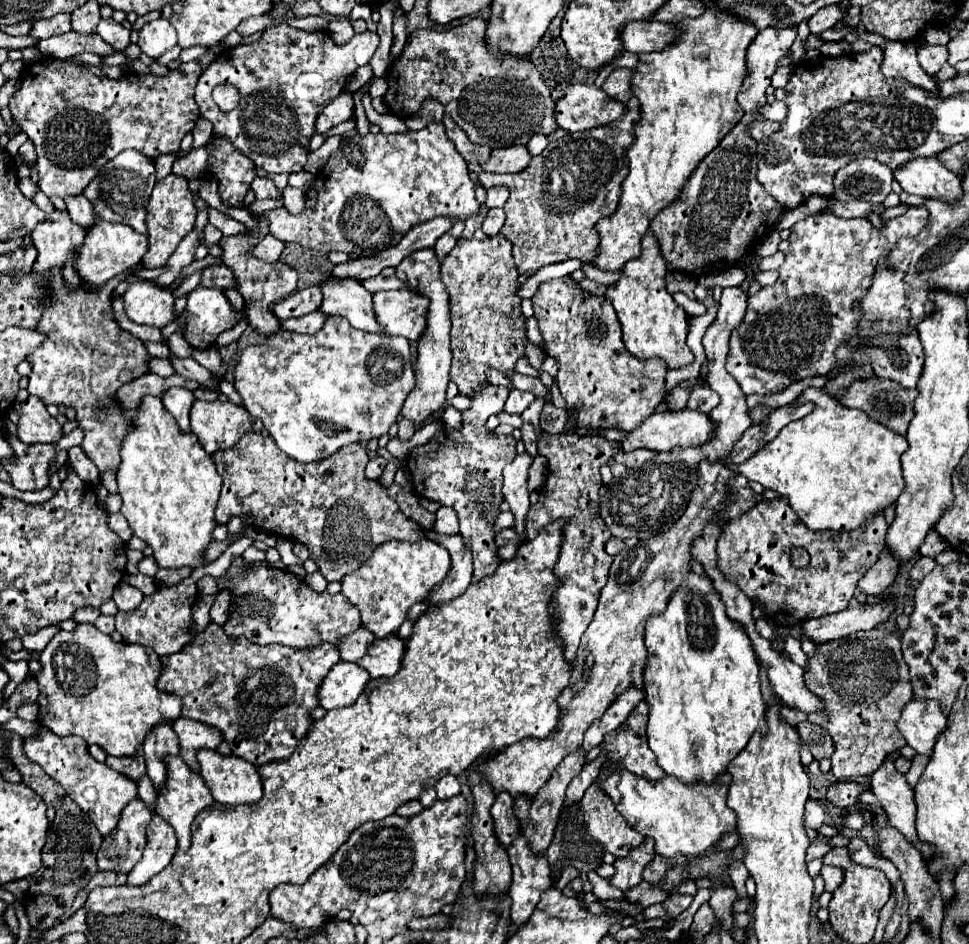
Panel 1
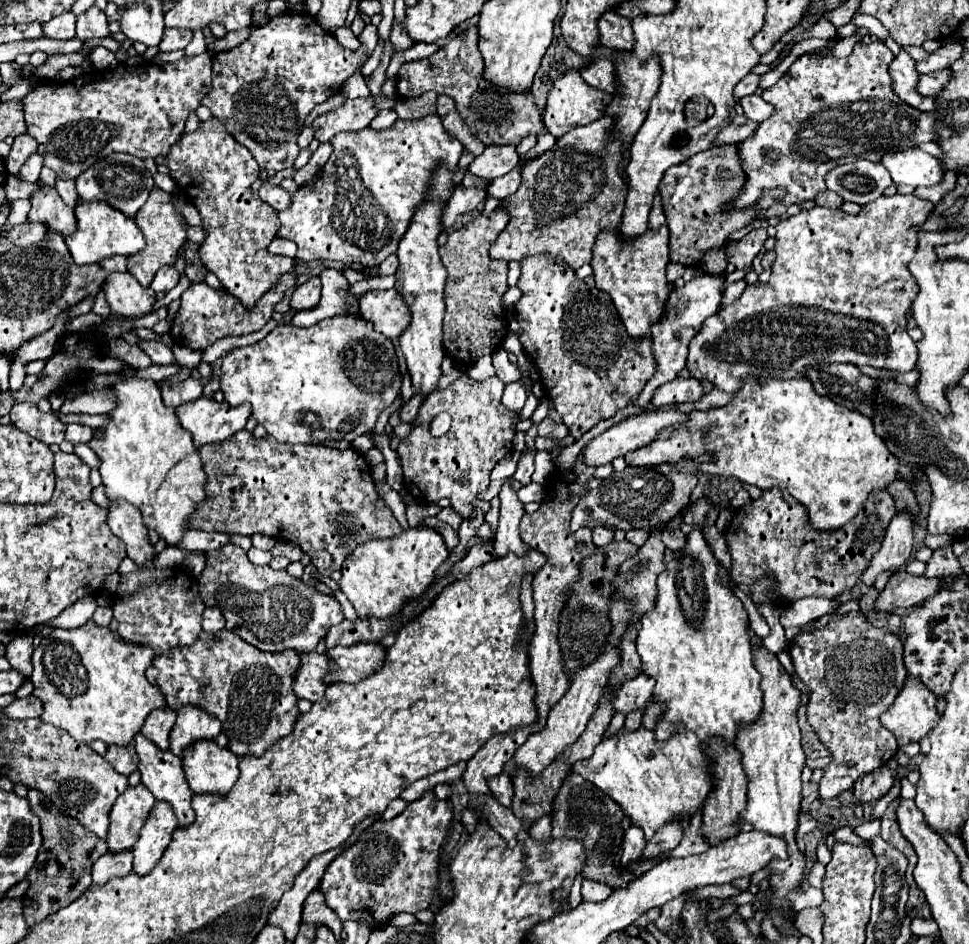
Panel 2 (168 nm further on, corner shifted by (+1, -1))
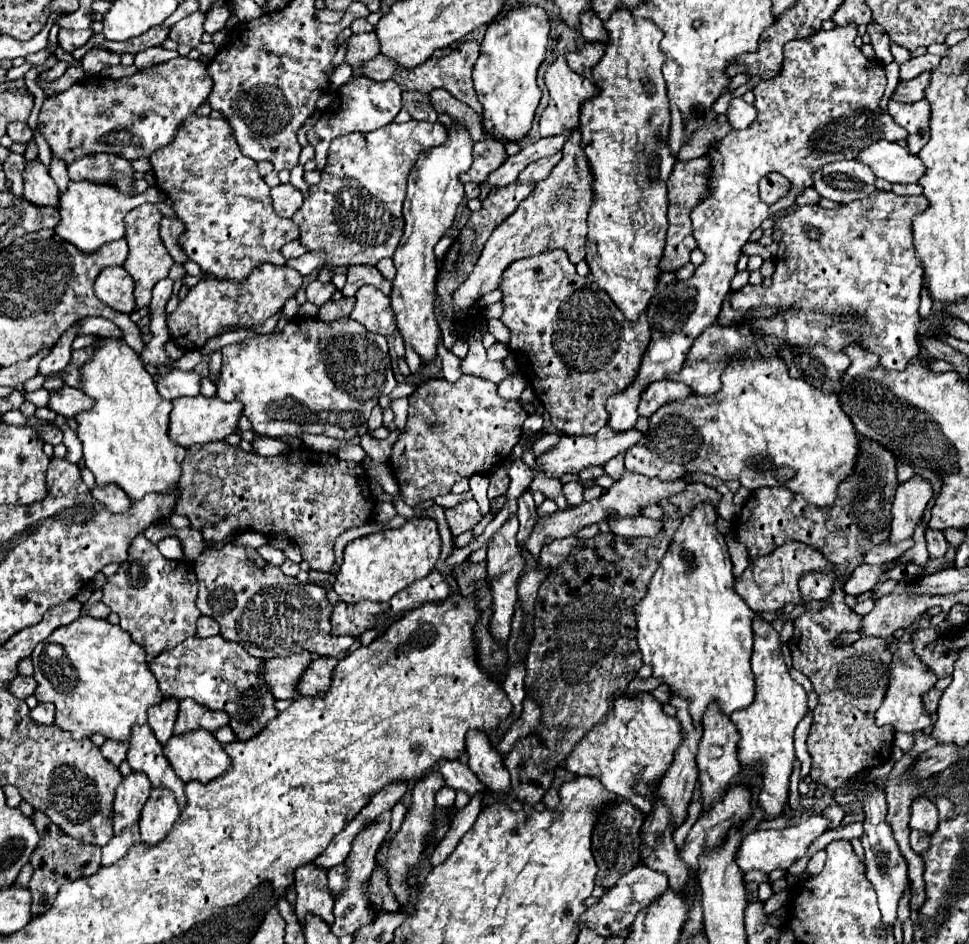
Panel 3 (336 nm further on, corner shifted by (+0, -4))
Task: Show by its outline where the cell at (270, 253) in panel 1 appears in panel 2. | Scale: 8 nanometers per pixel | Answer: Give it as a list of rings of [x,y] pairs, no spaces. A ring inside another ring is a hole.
[[[276,237],[272,243],[270,243],[270,253],[274,255],[286,255],[286,257],[296,257],[296,243],[294,241],[288,241],[288,239],[282,239],[282,237]]]

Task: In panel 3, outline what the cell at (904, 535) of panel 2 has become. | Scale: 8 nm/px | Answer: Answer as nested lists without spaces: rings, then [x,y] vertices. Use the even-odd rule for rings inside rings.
[[[911,478],[905,484],[899,484],[895,500],[893,500],[893,522],[889,542],[897,544],[913,538],[915,526],[921,522],[927,502],[931,500],[933,490],[931,484],[923,478]]]

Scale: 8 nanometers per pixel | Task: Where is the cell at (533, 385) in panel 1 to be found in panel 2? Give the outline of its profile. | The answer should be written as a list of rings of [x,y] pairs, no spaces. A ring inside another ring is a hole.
[[[498,349],[498,351],[492,355],[492,365],[494,365],[494,369],[496,369],[496,377],[498,377],[502,383],[520,381],[520,367],[508,361],[508,355],[506,355],[504,349]]]

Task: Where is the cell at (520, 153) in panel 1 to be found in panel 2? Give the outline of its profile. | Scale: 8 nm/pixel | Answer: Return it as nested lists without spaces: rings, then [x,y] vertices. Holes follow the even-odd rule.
[[[490,145],[484,149],[482,155],[478,155],[472,165],[468,167],[468,171],[476,177],[484,177],[484,179],[496,179],[506,175],[510,169],[514,169],[514,165],[518,163],[520,155],[516,153],[516,147],[510,145]]]

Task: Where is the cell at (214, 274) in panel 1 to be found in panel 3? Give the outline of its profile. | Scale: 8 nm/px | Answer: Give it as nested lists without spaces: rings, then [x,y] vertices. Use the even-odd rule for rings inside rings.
[[[167,216],[163,218],[163,222],[161,222],[161,240],[163,240],[165,248],[169,250],[169,254],[173,256],[175,264],[179,264],[179,266],[183,266],[189,260],[187,254],[183,252],[183,248],[179,246],[179,238],[183,234],[185,234],[185,226],[179,218],[167,218]]]

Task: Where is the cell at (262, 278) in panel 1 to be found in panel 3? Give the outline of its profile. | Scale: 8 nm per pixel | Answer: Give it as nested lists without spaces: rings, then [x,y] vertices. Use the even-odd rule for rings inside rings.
[[[189,116],[179,126],[175,140],[151,154],[149,160],[153,164],[157,186],[175,202],[175,212],[185,224],[187,232],[181,238],[181,248],[189,260],[201,266],[203,272],[219,280],[243,282],[263,262],[273,262],[275,266],[283,266],[287,262],[279,250],[283,244],[297,240],[299,230],[291,220],[275,214],[269,198],[269,186],[259,176],[257,164],[239,152],[239,144],[235,144],[231,126],[225,118],[215,120],[209,116]]]

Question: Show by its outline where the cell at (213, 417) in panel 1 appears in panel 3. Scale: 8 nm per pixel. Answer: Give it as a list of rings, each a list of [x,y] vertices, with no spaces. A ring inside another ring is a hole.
[[[199,394],[195,398],[177,398],[177,400],[173,400],[169,436],[171,436],[173,442],[183,444],[185,448],[189,448],[193,444],[207,444],[207,442],[223,440],[229,434],[235,434],[239,430],[241,414],[243,414],[243,404],[223,402],[217,396],[205,398],[205,396]]]

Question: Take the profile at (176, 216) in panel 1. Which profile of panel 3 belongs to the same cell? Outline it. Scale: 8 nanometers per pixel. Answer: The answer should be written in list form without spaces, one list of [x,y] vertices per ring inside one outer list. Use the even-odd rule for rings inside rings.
[[[143,204],[135,210],[131,210],[125,216],[125,224],[127,224],[127,242],[129,242],[129,258],[123,264],[123,268],[131,274],[131,278],[135,280],[135,298],[137,298],[137,308],[143,308],[151,302],[151,290],[153,286],[161,280],[167,278],[169,268],[173,266],[171,254],[167,252],[167,248],[163,248],[163,242],[159,240],[159,226],[161,226],[163,214],[159,212],[157,204]]]

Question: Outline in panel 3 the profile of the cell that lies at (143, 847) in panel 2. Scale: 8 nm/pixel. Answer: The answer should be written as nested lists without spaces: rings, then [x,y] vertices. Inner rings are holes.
[[[153,788],[149,802],[143,806],[143,814],[139,818],[141,828],[141,842],[147,846],[159,844],[173,828],[175,820],[179,818],[179,806],[175,796],[165,788]]]

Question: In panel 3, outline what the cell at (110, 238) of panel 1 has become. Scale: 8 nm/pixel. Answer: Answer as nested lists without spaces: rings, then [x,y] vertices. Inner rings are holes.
[[[71,182],[69,190],[59,196],[59,212],[61,212],[61,222],[55,228],[55,232],[71,242],[75,248],[79,248],[85,254],[97,252],[103,244],[123,240],[125,238],[125,214],[135,210],[137,206],[145,202],[161,202],[165,196],[159,192],[157,186],[151,186],[139,196],[125,196],[117,188],[93,184],[93,182]]]

